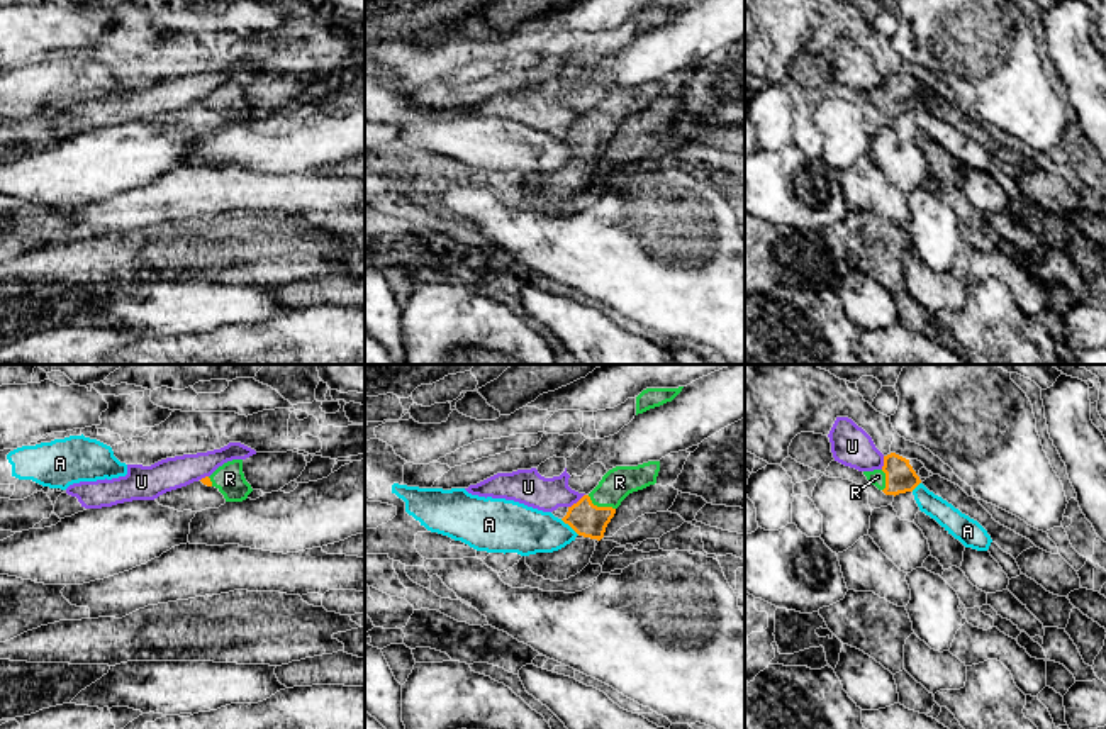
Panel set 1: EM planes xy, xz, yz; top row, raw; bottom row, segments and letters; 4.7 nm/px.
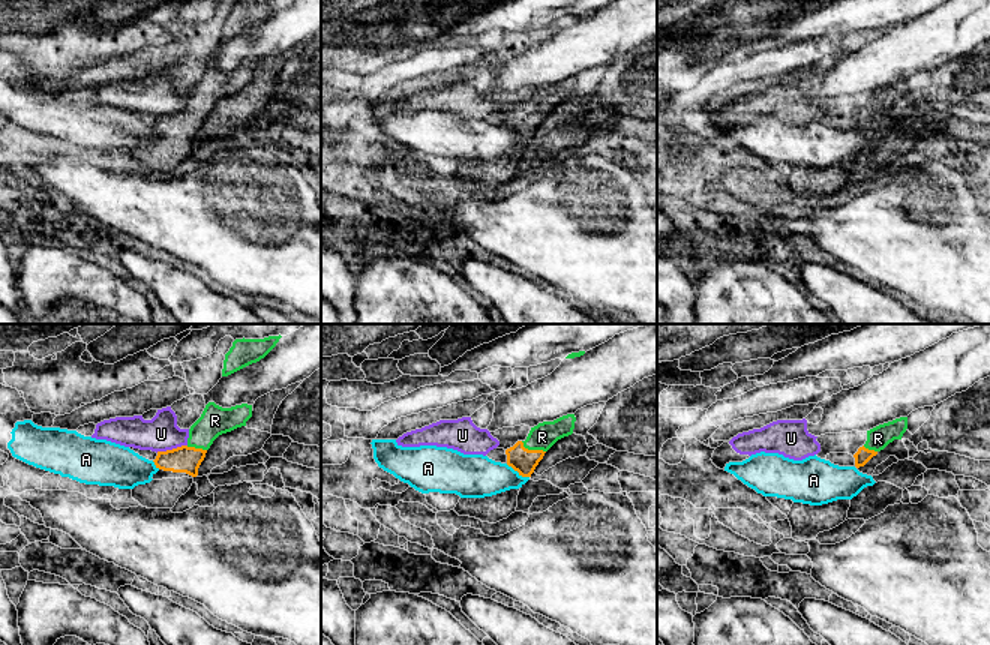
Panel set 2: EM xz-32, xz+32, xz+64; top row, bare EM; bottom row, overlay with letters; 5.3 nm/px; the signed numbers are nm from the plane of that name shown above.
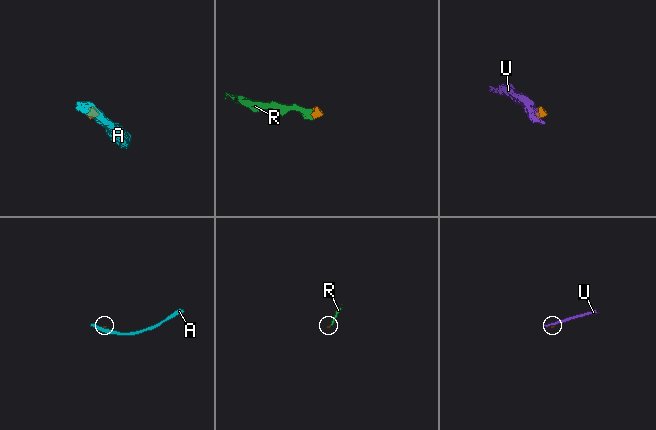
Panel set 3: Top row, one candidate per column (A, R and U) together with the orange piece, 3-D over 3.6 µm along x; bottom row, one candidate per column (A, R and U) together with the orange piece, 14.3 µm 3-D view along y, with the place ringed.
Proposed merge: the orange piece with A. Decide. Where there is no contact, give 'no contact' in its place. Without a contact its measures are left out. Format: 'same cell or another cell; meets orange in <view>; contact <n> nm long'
another cell; meets orange in xz; contact 120 nm long

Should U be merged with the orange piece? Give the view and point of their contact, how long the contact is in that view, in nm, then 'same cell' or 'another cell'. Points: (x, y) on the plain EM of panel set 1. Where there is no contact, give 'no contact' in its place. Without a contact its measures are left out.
meets orange in xz at (577, 122); contact 100 nm long; another cell

